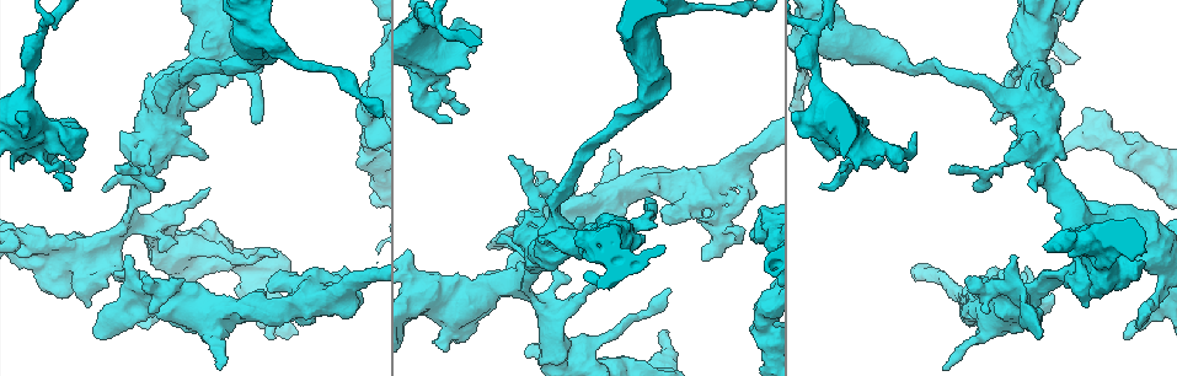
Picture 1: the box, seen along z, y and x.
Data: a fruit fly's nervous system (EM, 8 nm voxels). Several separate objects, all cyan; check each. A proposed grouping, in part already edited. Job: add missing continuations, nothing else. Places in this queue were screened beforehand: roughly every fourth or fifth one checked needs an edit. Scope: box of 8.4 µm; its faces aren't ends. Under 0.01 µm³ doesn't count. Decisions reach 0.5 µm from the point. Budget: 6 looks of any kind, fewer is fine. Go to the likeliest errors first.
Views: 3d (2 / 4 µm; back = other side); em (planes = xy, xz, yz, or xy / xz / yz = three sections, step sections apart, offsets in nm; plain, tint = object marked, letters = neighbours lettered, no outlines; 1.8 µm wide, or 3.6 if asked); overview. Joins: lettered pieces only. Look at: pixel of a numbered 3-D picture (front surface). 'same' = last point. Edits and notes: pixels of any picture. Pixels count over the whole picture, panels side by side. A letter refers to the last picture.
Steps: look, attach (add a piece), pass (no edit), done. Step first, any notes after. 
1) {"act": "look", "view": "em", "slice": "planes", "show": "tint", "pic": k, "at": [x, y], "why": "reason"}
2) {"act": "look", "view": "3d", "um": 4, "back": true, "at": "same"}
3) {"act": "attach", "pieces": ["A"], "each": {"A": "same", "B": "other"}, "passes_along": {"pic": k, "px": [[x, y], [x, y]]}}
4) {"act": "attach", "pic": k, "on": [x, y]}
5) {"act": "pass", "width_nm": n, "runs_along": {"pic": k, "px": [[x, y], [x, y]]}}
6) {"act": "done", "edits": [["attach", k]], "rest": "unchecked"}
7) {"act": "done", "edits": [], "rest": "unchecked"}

{"act": "look", "view": "3d", "um": 4, "back": true, "pic": 1, "at": [371, 151], "why": "two arms at a narrow angle"}

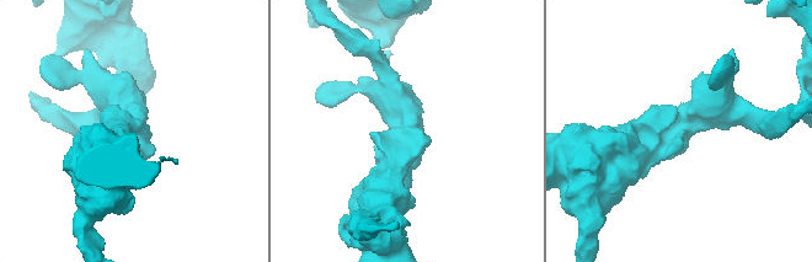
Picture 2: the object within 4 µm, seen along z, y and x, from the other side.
{"act": "look", "view": "em", "slice": "xz", "step": 8, "show": "tint", "pic": 2, "at": [408, 140]}

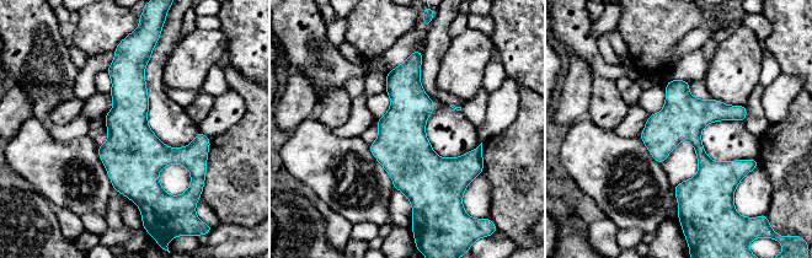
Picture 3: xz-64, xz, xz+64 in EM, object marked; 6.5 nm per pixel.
{"act": "look", "view": "em", "slice": "planes", "show": "letters", "at": "same", "why": "cut it another way"}

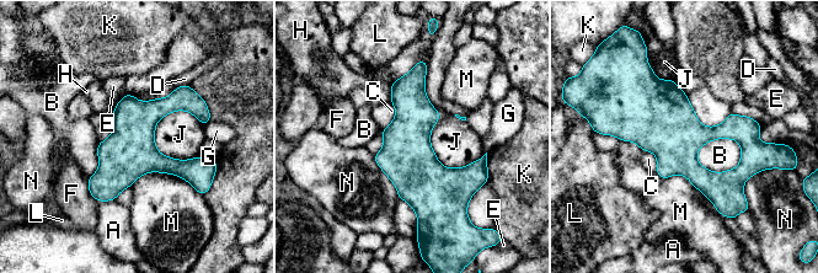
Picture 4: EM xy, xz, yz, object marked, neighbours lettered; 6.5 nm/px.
{"act": "pass", "each": {"A": "other", "B": "other", "C": "other", "D": "other", "E": "other", "F": "other", "G": "other", "H": "other", "J": "other", "K": "other", "L": "other", "M": "other", "N": "other"}, "runs_along": {"pic": 4, "px": [[423, 65], [415, 80], [418, 212]]}, "found": "no lettered piece goes on from it"}

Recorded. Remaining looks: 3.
{"act": "look", "view": "em", "slice": "planes", "show": "letters", "pic": 1, "at": [914, 134], "why": "free end"}

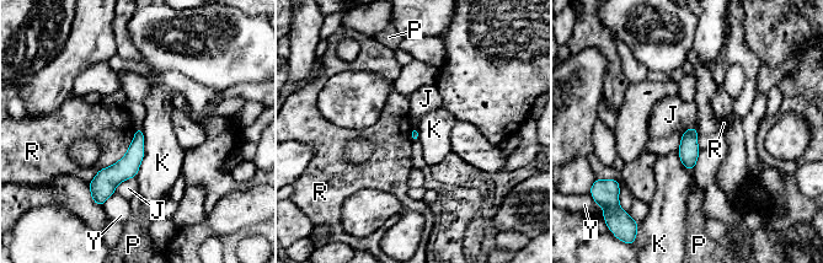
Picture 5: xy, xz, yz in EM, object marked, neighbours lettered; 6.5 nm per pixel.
{"act": "pass", "each": {"J": "other", "K": "other", "P": "other", "R": "other", "Y": "other"}, "runs_along": {"pic": 5, "px": [[139, 132], [134, 156], [100, 196]]}, "found": "no lettered piece goes on from it"}

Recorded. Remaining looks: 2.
{"act": "look", "view": "3d", "um": 4, "pic": 1, "at": [1038, 156], "why": "sudden change in width"}

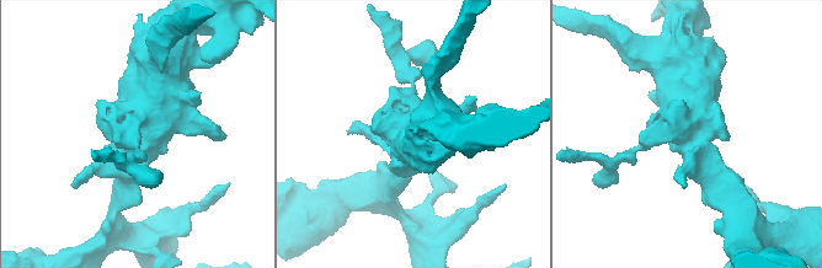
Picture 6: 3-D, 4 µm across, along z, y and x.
{"act": "look", "view": "em", "um": 3.6, "slice": "planes", "show": "letters", "pic": 6, "at": [689, 138]}

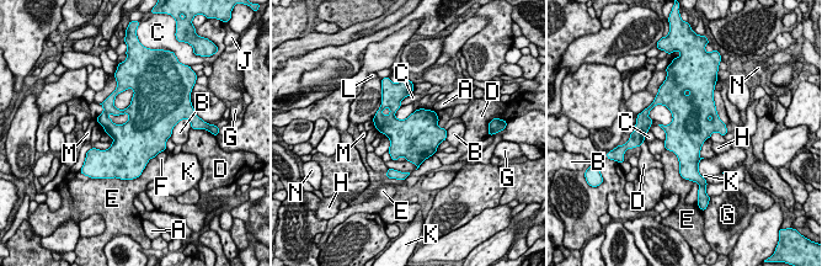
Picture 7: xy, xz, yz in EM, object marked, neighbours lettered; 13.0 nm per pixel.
{"act": "pass", "each": {"A": "other", "B": "other", "C": "other", "D": "other", "E": "other", "F": "other", "G": "other", "H": "other", "J": "other", "K": "other", "L": "other", "M": "other", "N": "other"}, "found": "no lettered piece goes on from it"}

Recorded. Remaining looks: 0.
{"act": "done", "edits": [], "rest": "unchecked"}

